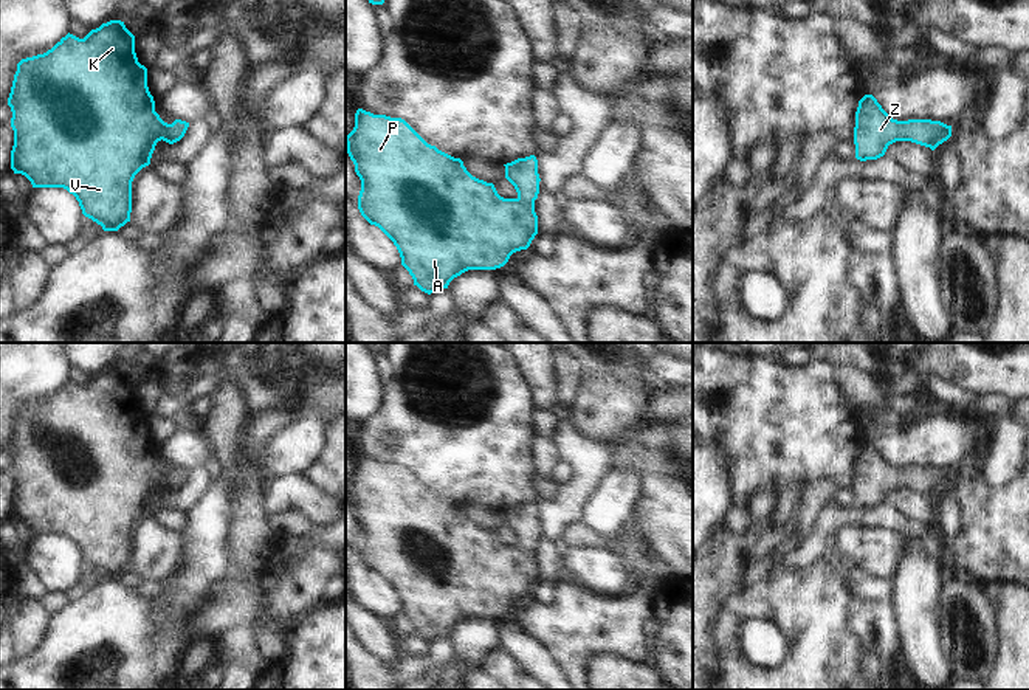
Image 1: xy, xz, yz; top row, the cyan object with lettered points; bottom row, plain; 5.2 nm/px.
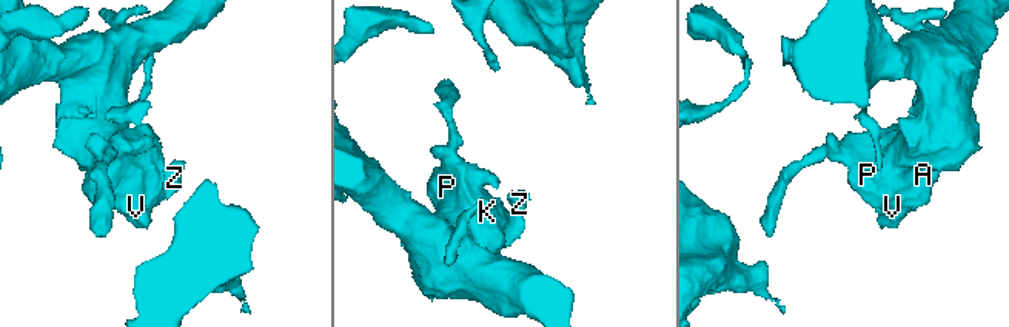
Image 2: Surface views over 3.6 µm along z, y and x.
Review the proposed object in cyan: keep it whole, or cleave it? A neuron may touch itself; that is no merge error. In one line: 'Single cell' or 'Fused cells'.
Single cell

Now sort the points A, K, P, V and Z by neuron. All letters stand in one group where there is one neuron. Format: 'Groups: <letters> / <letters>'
Groups: A K P V Z

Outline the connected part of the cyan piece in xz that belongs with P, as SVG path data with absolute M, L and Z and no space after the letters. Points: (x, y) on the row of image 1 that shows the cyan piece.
M358 109L346 144L361 180L361 216L394 242L414 285L428 295L448 288L454 278L468 270L504 267L513 253L527 250L538 234L535 200L541 178L535 155L504 164L505 178L518 192L516 198L504 198L493 183L473 177L460 158L428 144L401 118Z

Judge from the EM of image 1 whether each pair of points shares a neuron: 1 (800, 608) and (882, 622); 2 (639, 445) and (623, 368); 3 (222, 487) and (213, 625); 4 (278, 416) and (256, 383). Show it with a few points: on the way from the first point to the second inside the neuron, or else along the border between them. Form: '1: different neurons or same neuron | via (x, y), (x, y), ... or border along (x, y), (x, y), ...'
1: different neurons | border along (853, 596), (850, 605), (851, 627), (868, 650)
2: different neurons | border along (589, 372), (614, 379), (636, 379), (648, 386)
3: different neurons | border along (223, 576), (209, 586), (192, 610)
4: different neurons | border along (309, 411), (273, 410), (250, 419)

